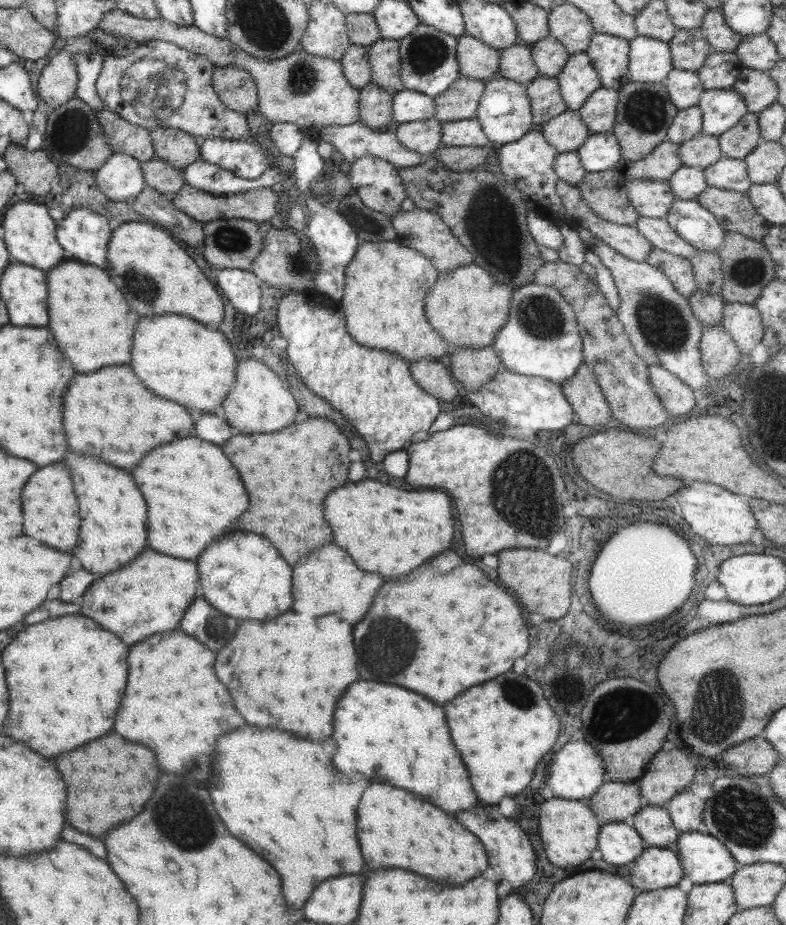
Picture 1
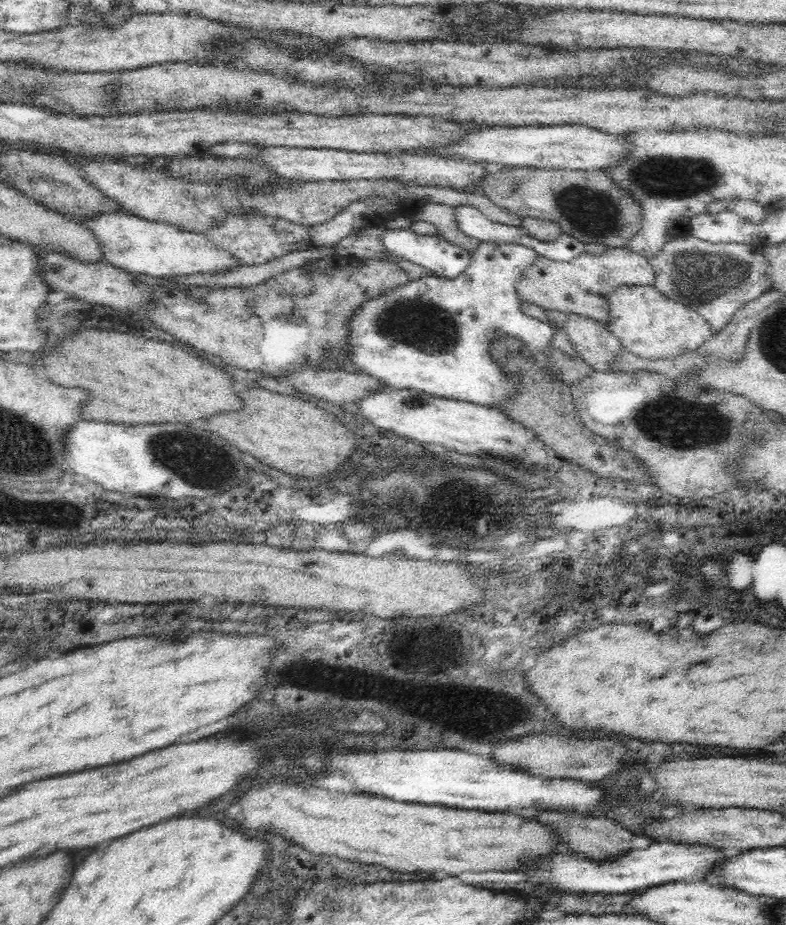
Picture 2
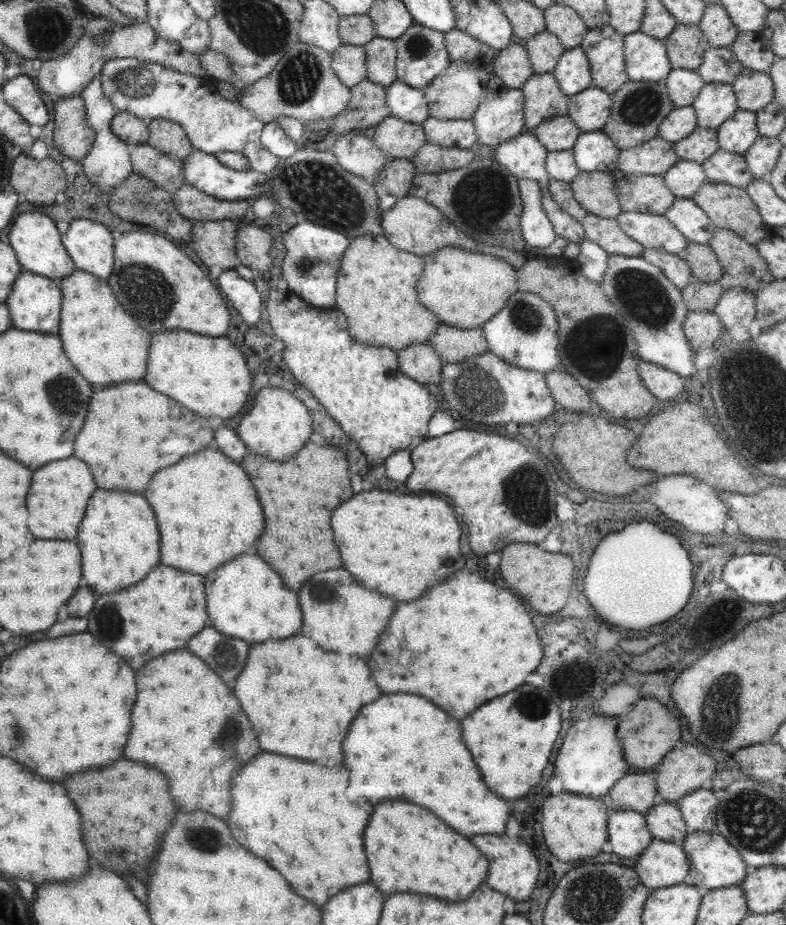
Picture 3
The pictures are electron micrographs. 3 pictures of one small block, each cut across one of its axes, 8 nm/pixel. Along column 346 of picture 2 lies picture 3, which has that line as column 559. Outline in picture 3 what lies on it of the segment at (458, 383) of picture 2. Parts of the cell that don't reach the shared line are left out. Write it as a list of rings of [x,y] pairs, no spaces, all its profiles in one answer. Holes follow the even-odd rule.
[[[514,292],[505,306],[481,327],[487,350],[507,364],[544,375],[560,364],[557,356],[558,322],[554,310],[536,294]]]

